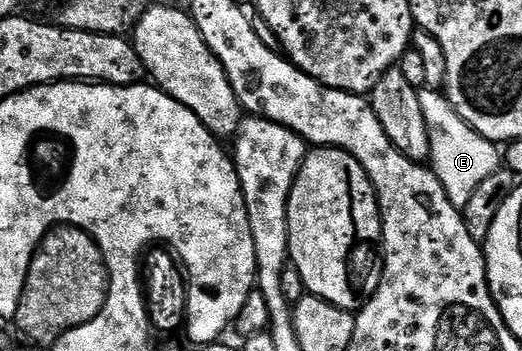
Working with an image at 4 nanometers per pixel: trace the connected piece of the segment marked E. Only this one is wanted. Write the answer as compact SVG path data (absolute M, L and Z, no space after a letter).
M423 89L419 91L419 97L431 142L429 166L441 181L451 204L462 209L465 205L469 205L469 197L473 197L477 185L481 185L481 181L485 181L485 177L500 170L500 148L485 137L481 137L481 133L474 131L457 114L455 106L447 100L446 94L442 90Z

